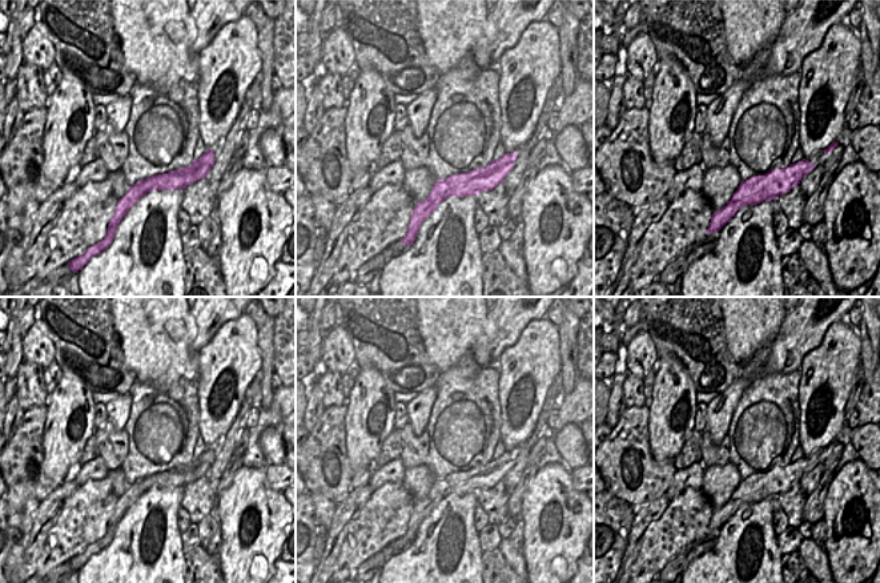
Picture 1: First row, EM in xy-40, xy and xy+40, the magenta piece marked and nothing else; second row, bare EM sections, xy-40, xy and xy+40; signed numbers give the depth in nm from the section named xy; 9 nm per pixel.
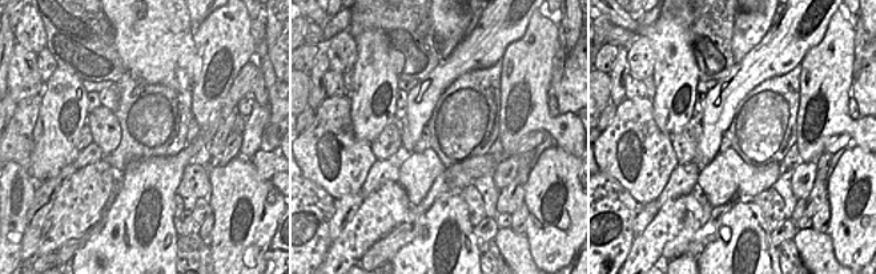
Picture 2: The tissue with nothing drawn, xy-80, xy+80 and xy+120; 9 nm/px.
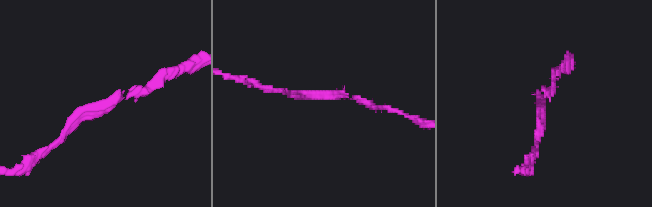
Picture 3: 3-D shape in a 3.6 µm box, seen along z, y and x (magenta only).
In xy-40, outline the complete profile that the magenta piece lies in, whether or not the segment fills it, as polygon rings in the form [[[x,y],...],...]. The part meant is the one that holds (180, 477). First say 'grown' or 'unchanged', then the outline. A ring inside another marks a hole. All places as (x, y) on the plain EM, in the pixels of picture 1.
unchanged; [[[209,447],[198,458],[193,459],[186,466],[180,466],[168,471],[156,473],[146,478],[140,478],[134,483],[132,483],[128,491],[118,498],[118,502],[114,507],[114,512],[108,522],[108,530],[104,538],[88,546],[81,554],[71,558],[68,560],[71,568],[73,571],[79,571],[92,555],[100,552],[113,540],[118,522],[130,508],[130,506],[141,498],[142,494],[145,494],[150,488],[185,487],[188,483],[201,477],[206,477],[214,459],[214,449]]]

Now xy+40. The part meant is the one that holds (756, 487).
unchanged; [[[803,457],[788,466],[773,467],[766,473],[758,473],[742,479],[727,503],[712,512],[707,532],[719,530],[742,504],[776,498],[780,492],[788,491],[815,465],[816,462]]]

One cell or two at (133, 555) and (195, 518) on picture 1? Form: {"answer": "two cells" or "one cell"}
{"answer": "two cells"}

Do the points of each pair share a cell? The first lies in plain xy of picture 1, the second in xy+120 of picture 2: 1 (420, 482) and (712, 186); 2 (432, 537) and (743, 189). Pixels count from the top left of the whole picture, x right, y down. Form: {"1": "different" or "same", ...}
{"1": "same", "2": "different"}

